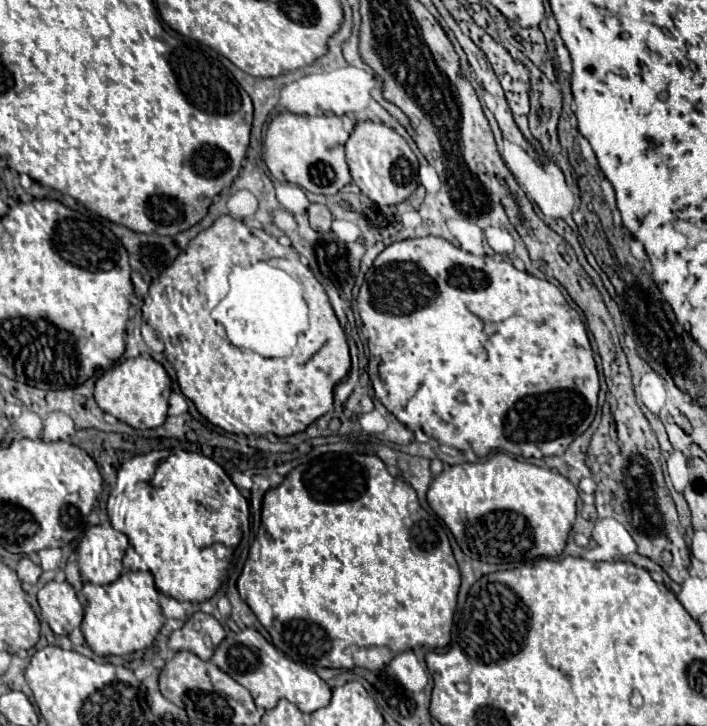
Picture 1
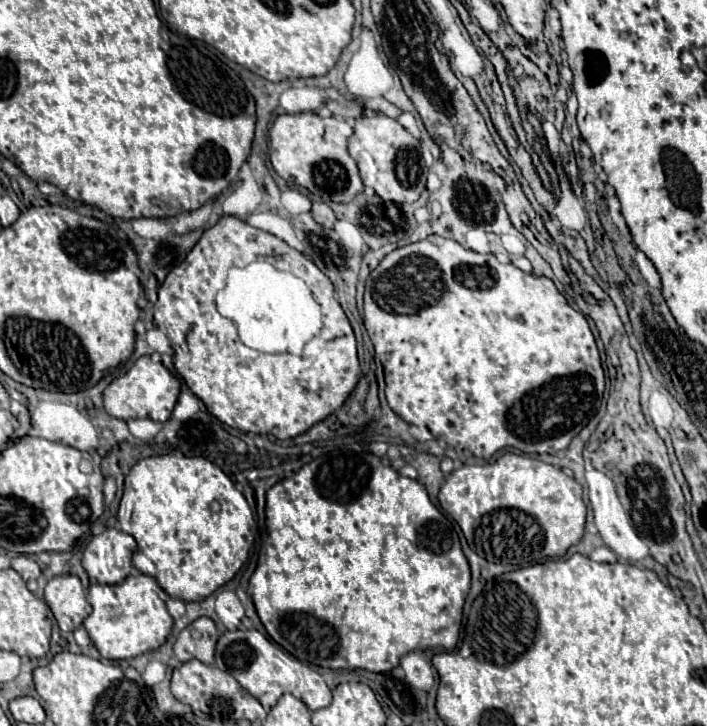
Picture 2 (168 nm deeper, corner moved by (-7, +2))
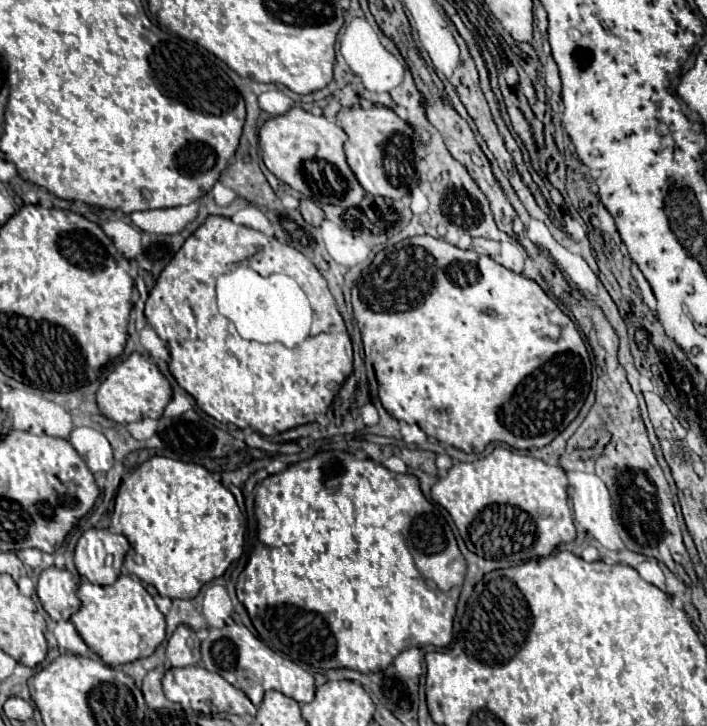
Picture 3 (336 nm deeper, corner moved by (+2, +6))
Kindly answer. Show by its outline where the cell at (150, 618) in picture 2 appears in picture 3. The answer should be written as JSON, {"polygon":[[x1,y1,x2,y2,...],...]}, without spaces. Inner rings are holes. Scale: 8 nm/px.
{"polygon":[[119,576,111,586,83,582,77,590,77,598,81,600,81,608,71,616,71,622,85,644,109,666,147,658,165,640,165,616,155,606,151,594,133,576]]}

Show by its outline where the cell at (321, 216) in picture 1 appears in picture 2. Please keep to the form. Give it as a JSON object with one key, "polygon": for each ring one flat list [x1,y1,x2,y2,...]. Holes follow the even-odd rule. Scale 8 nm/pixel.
{"polygon":[[316,200,316,202,312,204,312,216,314,216,314,220,316,220,318,224,322,224,322,226,326,226,326,228,332,228,334,222,336,222,336,216,334,216,332,208,330,208,328,204,320,202,320,200]]}

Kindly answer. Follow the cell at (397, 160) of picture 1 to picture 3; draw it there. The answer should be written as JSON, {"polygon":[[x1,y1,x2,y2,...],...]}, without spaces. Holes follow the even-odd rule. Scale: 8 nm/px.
{"polygon":[[361,106,345,108,337,114,337,124,347,134,347,164,355,172,359,184,373,196,383,196,391,200,407,196,411,186,419,180,415,172,411,126,385,106,373,106,369,110,363,110]]}

